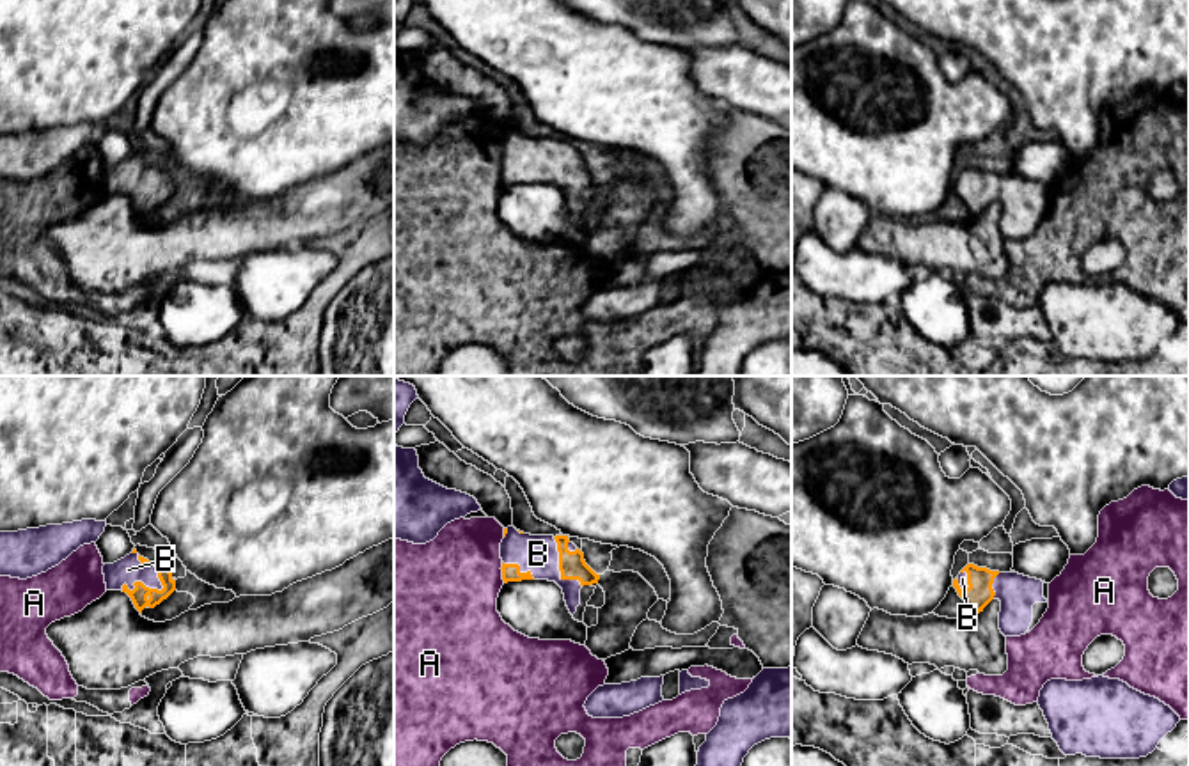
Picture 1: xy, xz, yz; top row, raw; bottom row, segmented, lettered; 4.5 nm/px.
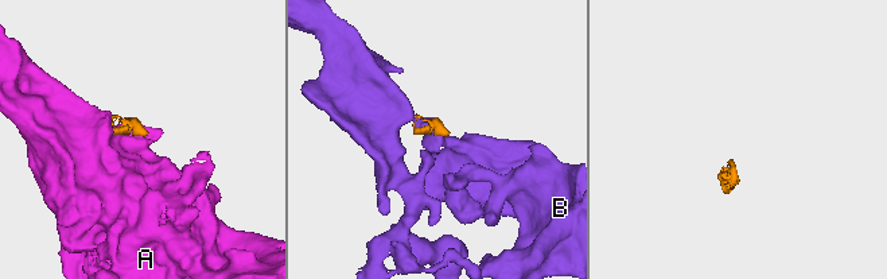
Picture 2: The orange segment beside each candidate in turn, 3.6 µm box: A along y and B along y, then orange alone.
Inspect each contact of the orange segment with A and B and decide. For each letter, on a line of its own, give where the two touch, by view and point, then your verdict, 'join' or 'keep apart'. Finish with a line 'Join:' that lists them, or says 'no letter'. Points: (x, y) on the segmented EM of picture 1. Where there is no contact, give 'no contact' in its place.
A: meets orange in xz at (503, 573); keep apart
B: meets orange in xy at (155, 566); join
Join: B

